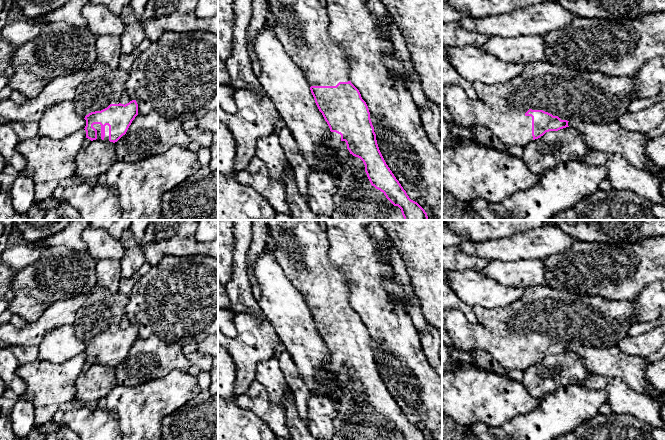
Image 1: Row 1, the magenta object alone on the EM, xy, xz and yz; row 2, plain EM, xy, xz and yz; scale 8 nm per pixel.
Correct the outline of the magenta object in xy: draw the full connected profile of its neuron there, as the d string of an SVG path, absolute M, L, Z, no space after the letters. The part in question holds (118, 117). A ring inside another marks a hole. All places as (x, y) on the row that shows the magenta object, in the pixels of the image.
M95 62L89 69L87 76L76 89L76 95L72 102L76 113L86 120L86 138L117 142L126 134L132 121L138 115L138 104L132 100L127 104L121 104L120 100L126 89L129 72L121 68L112 69L103 62Z

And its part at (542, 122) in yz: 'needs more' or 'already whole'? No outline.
needs more

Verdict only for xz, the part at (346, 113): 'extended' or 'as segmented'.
extended

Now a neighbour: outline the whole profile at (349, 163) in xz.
M341 141L337 151L341 172L332 220L404 220L401 209L371 185L363 161L349 152L345 141Z

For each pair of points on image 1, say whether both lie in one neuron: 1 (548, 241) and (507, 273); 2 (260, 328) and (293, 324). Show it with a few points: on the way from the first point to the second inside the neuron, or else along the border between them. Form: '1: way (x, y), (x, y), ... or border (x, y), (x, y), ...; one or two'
1: border (542, 259), (500, 260); two
2: border (261, 312), (272, 325), (281, 342); two

